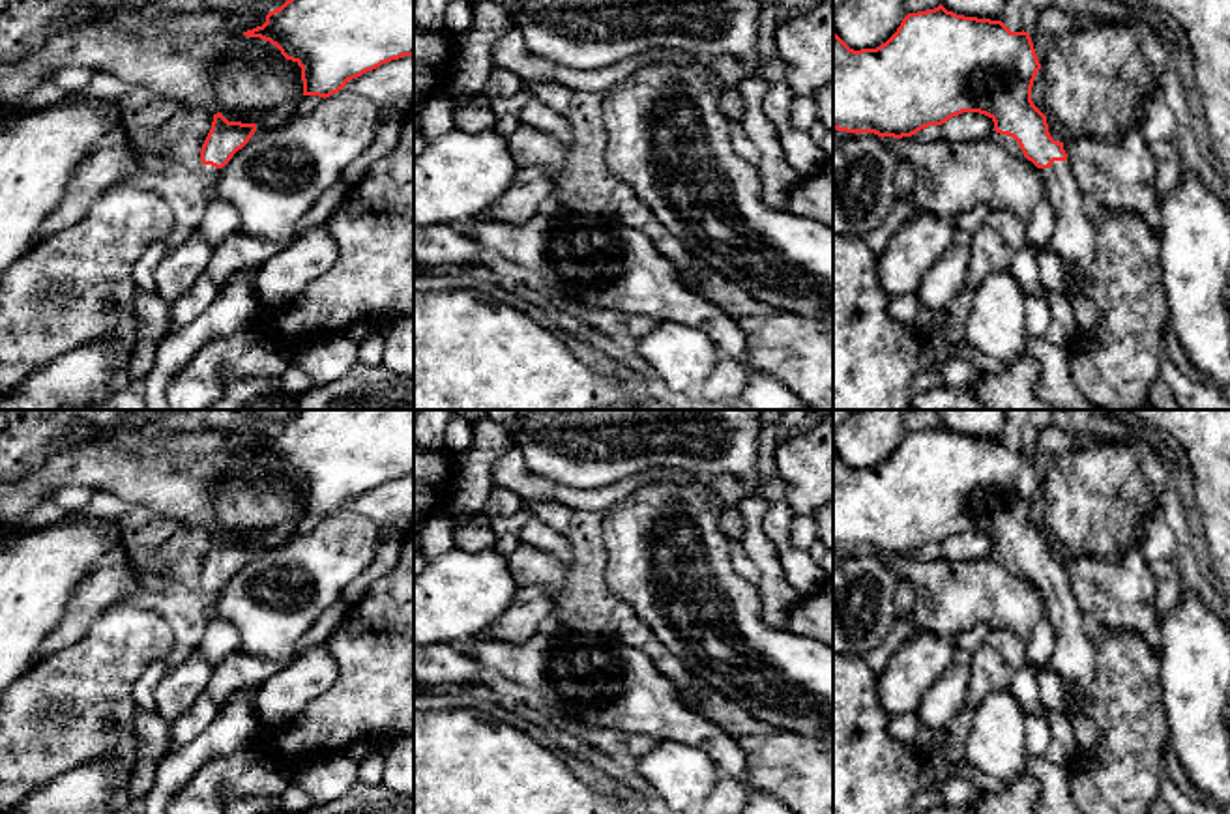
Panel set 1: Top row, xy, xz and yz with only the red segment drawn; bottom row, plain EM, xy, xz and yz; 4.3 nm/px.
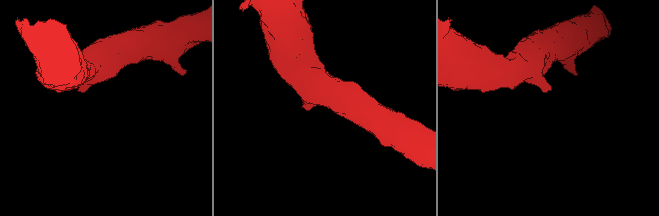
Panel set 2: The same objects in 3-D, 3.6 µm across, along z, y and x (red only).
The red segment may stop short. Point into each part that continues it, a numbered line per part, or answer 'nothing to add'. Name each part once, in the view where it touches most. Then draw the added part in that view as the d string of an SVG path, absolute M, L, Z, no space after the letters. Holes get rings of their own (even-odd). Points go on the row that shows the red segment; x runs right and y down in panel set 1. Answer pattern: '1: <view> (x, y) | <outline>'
1: yz (1073, 238) | M1054 161L1039 168L1045 180L1047 198L1056 213L1056 225L1047 243L1063 266L1086 277L1097 249L1095 221L1088 215L1086 198L1071 172L1069 161Z

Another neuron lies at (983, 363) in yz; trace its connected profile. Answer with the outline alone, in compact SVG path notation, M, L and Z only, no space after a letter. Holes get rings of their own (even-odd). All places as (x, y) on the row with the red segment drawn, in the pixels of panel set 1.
M966 341L959 346L959 354L970 361L979 374L1002 369L1002 363L996 363L992 357L979 354Z

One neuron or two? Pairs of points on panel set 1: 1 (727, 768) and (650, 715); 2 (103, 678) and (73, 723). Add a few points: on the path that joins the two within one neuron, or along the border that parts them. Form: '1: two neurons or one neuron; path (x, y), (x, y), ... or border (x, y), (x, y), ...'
1: one neuron; path (717, 745), (706, 734), (673, 721)
2: one neuron; path (92, 689), (73, 712)

